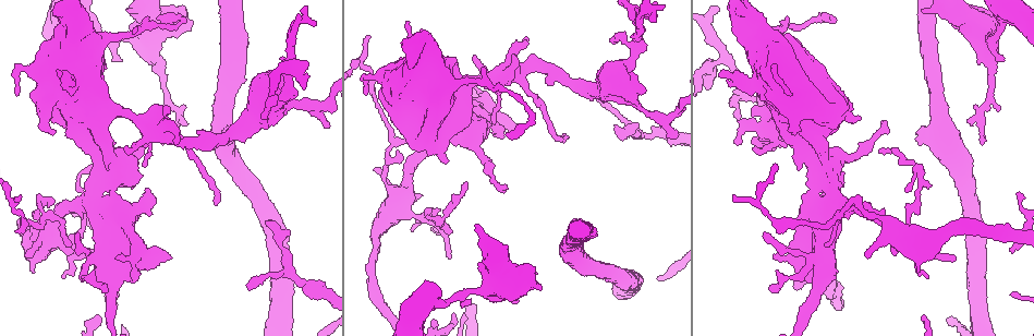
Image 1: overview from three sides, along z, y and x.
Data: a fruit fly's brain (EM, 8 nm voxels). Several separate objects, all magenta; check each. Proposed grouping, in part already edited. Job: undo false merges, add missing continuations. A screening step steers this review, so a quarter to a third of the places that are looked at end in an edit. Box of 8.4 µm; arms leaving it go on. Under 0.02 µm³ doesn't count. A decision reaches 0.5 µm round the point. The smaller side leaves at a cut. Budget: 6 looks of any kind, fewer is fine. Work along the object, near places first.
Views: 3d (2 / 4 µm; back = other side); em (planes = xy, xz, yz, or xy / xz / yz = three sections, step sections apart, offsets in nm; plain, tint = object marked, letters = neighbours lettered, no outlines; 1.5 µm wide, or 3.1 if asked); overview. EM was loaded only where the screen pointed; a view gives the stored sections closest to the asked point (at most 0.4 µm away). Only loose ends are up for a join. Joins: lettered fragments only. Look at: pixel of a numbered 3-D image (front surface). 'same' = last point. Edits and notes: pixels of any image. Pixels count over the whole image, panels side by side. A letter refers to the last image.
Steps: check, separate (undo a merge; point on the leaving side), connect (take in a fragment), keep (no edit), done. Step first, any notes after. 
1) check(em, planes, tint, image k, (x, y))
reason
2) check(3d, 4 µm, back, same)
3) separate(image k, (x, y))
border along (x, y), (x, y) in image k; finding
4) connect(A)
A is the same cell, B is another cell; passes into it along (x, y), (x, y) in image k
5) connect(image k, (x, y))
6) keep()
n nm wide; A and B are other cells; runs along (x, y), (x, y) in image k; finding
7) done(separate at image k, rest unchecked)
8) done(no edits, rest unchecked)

check(em, xz, step 4, letters, image 1, (577, 219))
free end

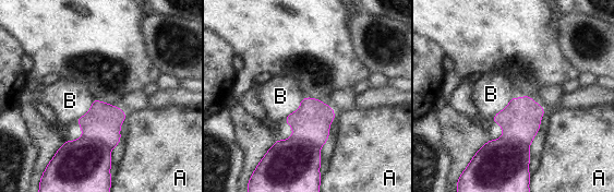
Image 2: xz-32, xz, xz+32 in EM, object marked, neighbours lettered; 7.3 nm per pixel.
check(em, planes, letters, same)
cut it another way

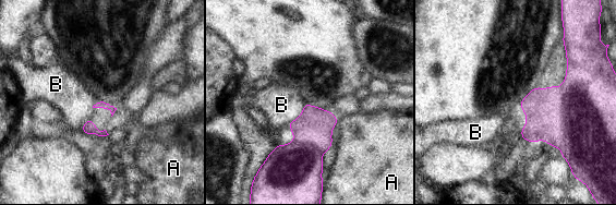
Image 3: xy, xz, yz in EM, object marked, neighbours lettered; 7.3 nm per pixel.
keep()
B touches over 220 nm; A and B are other cells; border along (304, 104), (302, 112), (286, 124) in image 3; none of them fits

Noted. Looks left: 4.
check(em, xz, step 4, letters, image 1, (166, 257))
free end

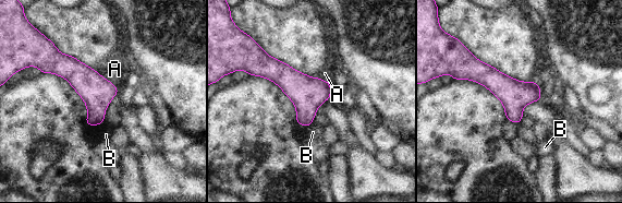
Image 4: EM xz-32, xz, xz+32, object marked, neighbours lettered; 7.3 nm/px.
keep()
220 nm wide; A and B are other cells; border along (96, 71), (119, 91) in image 4; none of them fits

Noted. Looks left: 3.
check(em, planes, letters, image 1, (430, 208))
an open end

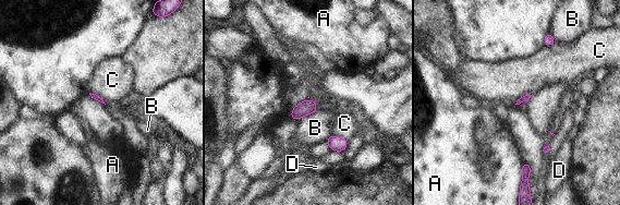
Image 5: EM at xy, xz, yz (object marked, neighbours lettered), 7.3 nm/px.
keep()
A, B, C and D are other cells; no lettered fragment goes on from it

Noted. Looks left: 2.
done(no edits, rest unchecked)

